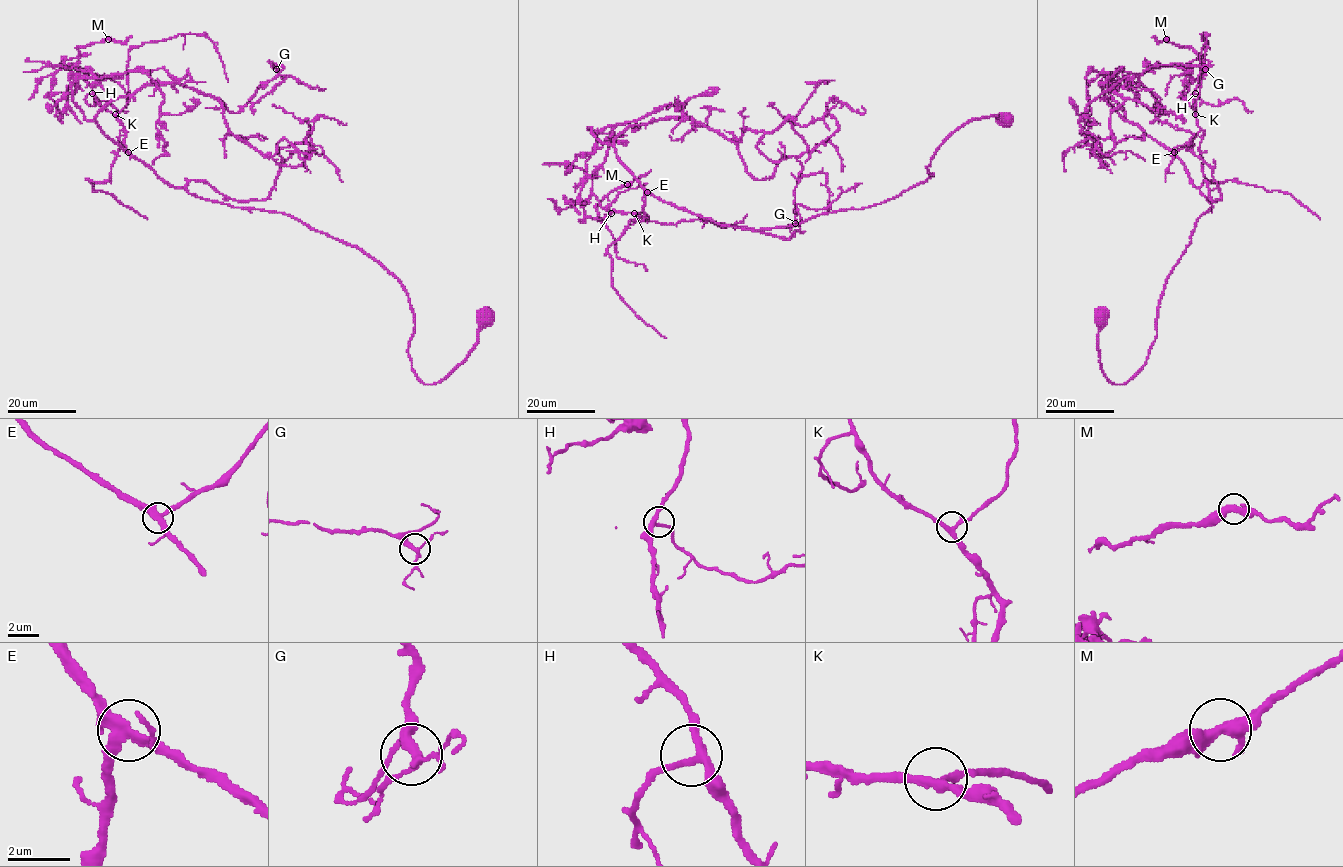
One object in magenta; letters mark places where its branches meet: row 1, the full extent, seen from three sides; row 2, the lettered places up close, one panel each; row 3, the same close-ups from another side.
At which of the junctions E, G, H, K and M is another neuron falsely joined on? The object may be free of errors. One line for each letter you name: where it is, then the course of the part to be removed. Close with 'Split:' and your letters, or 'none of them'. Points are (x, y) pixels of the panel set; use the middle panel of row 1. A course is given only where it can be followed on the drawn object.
Split: none of them

